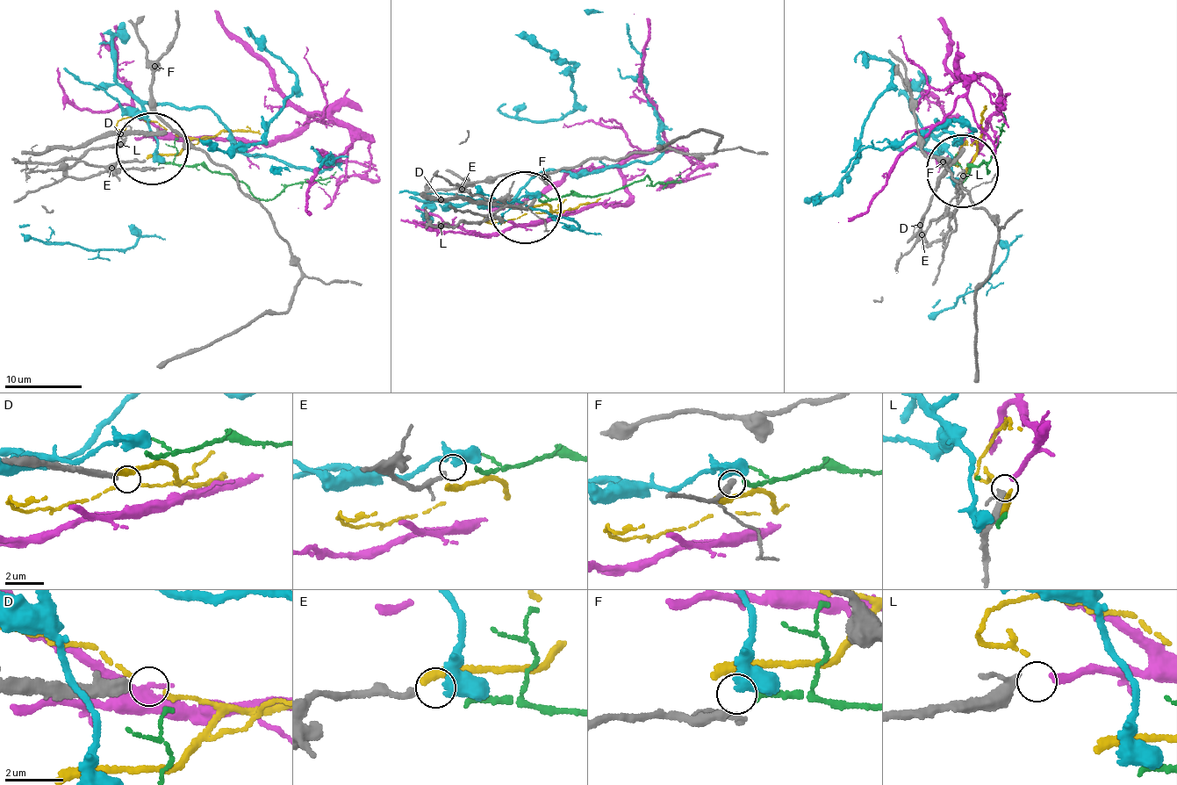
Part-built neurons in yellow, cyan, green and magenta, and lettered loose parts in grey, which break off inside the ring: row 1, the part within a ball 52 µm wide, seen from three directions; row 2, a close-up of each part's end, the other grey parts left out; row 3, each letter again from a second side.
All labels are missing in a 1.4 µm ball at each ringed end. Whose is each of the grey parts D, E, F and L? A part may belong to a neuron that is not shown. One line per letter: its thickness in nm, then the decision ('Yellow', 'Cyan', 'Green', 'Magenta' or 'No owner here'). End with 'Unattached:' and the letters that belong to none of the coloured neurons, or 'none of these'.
D: Thickness 320 nm. No owner here
E: Thickness 240 nm. Cyan
F: Thickness 320 nm. Green
L: Thickness 260 nm. Magenta
Unattached: D

